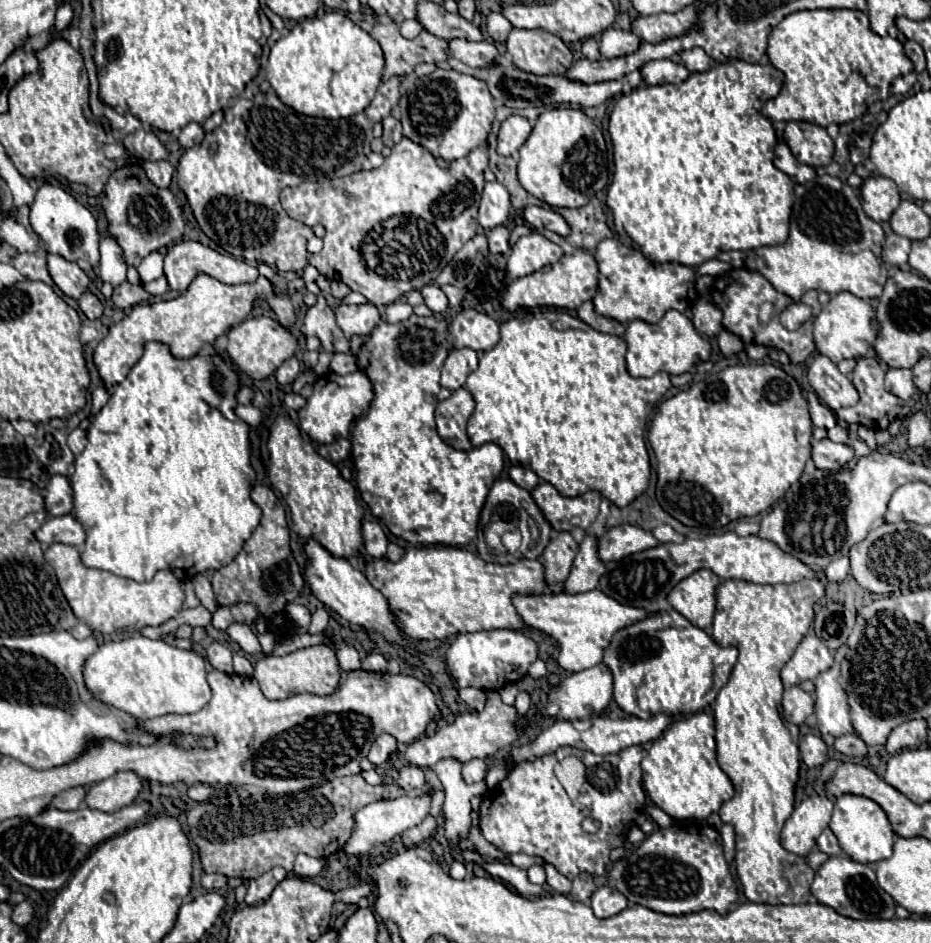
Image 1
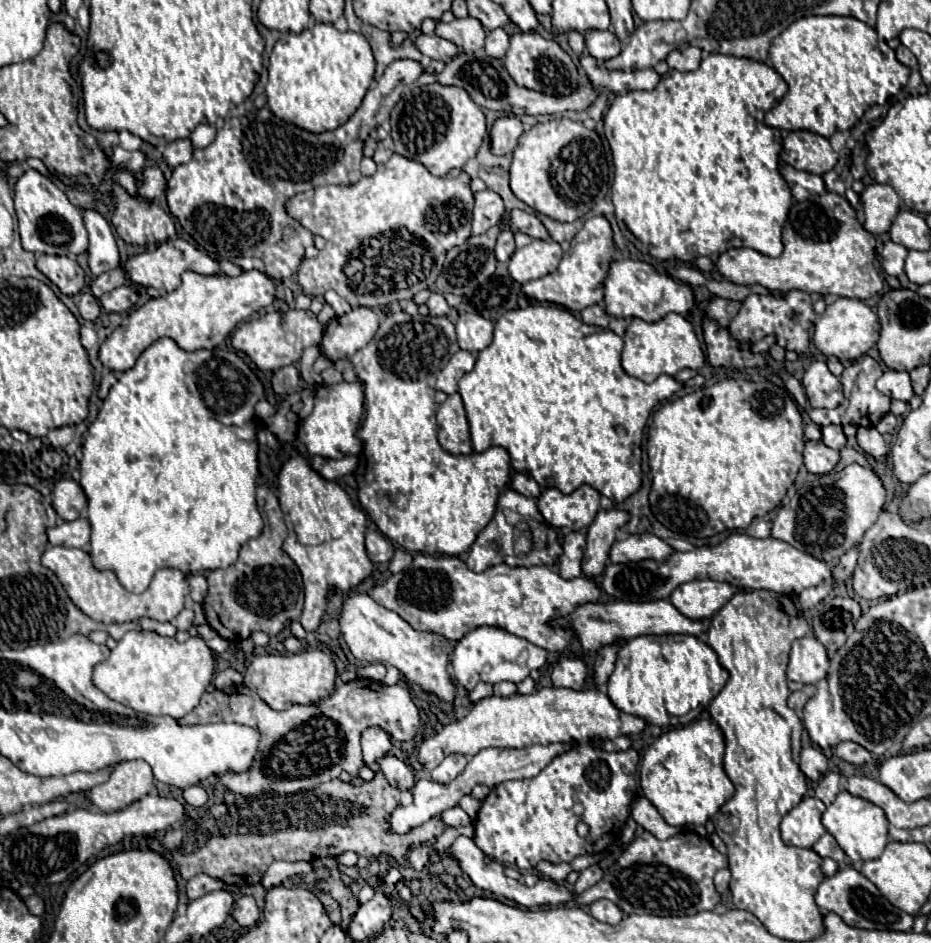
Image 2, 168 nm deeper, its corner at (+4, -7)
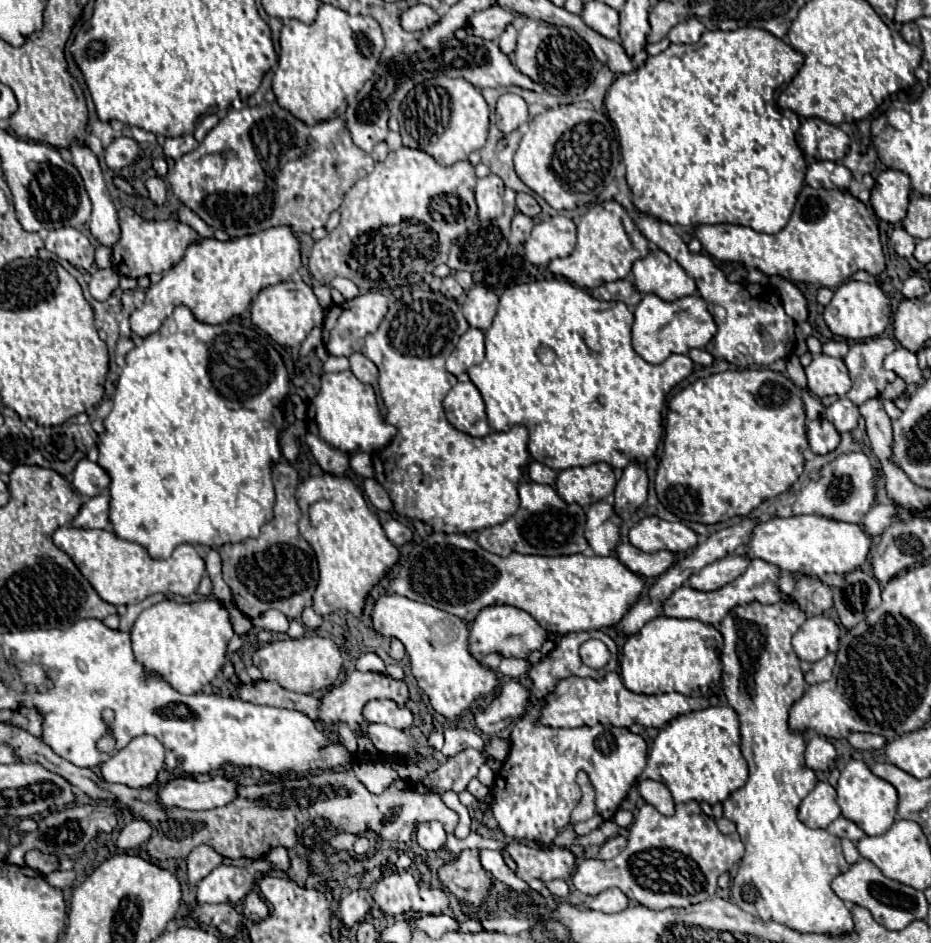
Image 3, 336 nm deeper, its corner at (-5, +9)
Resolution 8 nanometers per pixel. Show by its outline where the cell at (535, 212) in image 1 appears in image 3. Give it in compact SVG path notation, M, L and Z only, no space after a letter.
M516 194L516 206L520 208L522 214L526 214L526 216L530 216L530 218L542 214L538 202L536 202L534 196L530 196L530 194Z

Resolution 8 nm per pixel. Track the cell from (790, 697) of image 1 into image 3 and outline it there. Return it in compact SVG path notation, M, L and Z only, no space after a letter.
M826 654L822 660L812 664L812 670L808 674L804 674L806 684L818 684L818 682L826 682L832 678L832 668L834 668L836 656L834 654Z

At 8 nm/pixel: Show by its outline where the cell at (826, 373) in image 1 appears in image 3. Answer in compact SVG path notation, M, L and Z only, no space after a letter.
M826 354L814 356L814 360L806 368L806 378L808 378L808 390L820 398L832 394L844 396L852 386L844 360Z

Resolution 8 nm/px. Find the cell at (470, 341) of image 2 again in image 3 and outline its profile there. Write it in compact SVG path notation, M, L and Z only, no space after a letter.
M474 286L468 292L462 310L472 328L486 332L494 320L494 312L498 310L498 296L482 286Z

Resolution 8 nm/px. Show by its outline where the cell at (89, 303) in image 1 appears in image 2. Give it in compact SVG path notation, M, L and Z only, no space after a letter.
M81 294L79 302L77 302L77 308L79 308L79 314L85 320L95 320L99 316L99 312L101 312L99 300L93 294Z

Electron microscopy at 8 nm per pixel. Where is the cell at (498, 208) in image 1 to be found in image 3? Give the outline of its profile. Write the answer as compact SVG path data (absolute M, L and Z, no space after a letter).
M490 174L476 184L476 204L480 220L494 220L504 212L504 182L500 176Z

